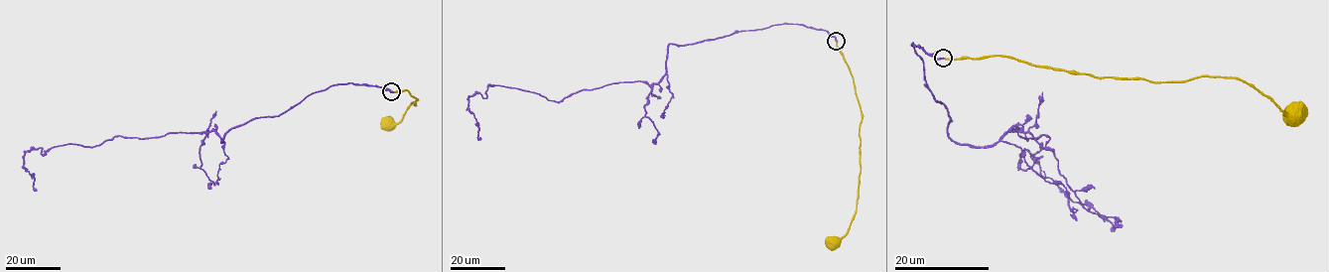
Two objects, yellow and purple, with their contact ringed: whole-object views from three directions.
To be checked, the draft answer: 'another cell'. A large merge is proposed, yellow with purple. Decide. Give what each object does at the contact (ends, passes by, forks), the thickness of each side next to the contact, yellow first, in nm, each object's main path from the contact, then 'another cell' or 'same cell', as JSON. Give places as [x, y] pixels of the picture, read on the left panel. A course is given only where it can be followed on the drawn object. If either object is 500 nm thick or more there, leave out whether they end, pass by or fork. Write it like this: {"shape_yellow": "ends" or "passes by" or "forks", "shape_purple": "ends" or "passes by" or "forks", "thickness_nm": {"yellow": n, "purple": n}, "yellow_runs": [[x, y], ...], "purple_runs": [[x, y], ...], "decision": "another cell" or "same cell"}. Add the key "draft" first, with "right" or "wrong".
{"draft": "right", "shape_yellow": "ends", "shape_purple": "ends", "thickness_nm": {"yellow": 240, "purple": 320}, "yellow_runs": [[391, 91], [407, 90], [417, 100], [396, 123], [386, 122]], "purple_runs": [[391, 91], [331, 85], [221, 142], [213, 130], [30, 150], [23, 167], [36, 191]], "decision": "another cell"}

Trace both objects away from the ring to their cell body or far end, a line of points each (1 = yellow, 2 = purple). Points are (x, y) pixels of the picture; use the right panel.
1: (943, 59), (1003, 56), (1098, 77), (1154, 82), (1238, 78), (1284, 114), (1296, 111)
2: (942, 59), (912, 43), (948, 135), (1047, 135), (1020, 168), (1041, 156), (1040, 175), (1114, 231)

